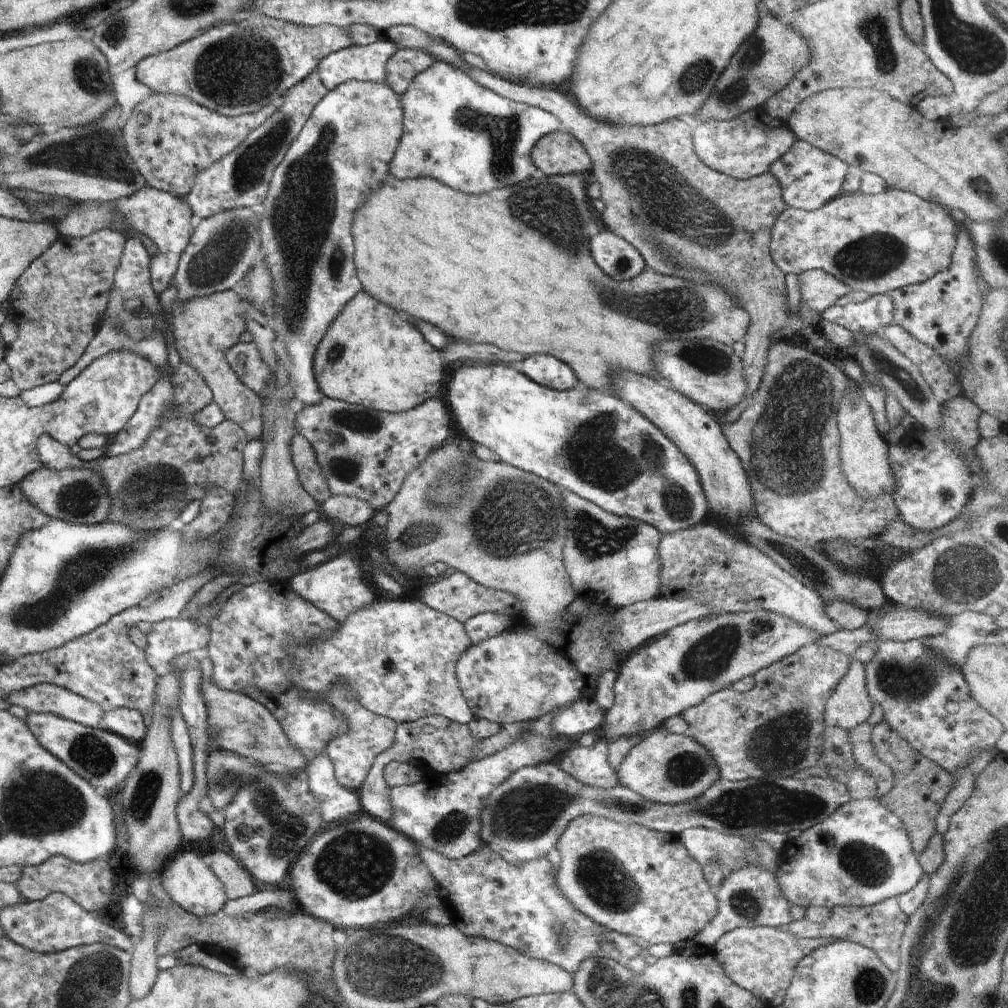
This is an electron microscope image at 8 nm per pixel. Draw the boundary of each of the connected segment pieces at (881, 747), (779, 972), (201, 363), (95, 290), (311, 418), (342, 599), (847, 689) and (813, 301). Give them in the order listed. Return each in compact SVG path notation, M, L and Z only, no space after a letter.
M884 721L873 725L871 739L878 758L894 773L893 787L878 801L905 824L912 848L919 855L937 832L937 814L953 787L955 778L944 767L914 750L905 738L900 737Z
M736 927L725 932L712 948L723 972L740 988L760 997L764 1002L777 1005L785 999L797 962L821 946L827 947L837 940L834 937L802 939L784 928Z
M233 288L216 291L208 296L191 298L181 303L174 299L171 306L171 328L174 344L182 361L195 367L205 383L210 387L213 401L219 406L229 421L240 425L250 439L256 439L259 433L259 417L264 414L263 398L250 390L226 360L226 353L239 340L240 334L247 330L245 302Z
M100 229L99 231L93 232L91 235L82 238L64 237L56 239L56 242L52 243L52 246L48 250L42 253L38 258L32 261L32 264L28 266L26 272L18 281L15 282L15 288L11 290L9 297L10 306L14 310L13 314L10 314L18 325L19 337L11 344L6 345L6 356L3 358L8 363L11 370L11 379L18 385L22 391L26 389L32 389L38 385L51 383L59 380L59 376L68 370L71 366L74 366L78 359L84 354L87 349L88 343L94 335L97 333L98 326L100 325L100 316L105 312L107 304L111 300L111 294L114 286L114 275L118 268L120 259L122 258L124 249L126 248L127 238L120 232L120 230L112 229Z
M324 397L315 405L302 407L295 418L297 433L308 440L315 450L321 475L328 483L330 492L333 495L365 500L375 513L384 510L392 502L408 473L412 472L432 449L444 444L448 438L448 424L450 416L438 398L431 398L428 402L416 406L414 410L387 413Z
M345 551L335 558L318 563L315 568L298 570L294 576L288 578L288 584L300 598L312 603L336 622L343 623L348 615L364 610L378 602L372 586L366 584L362 576L367 578L368 575L360 567L358 551Z
M856 658L836 691L828 697L825 706L826 724L847 731L868 720L872 706L873 702L866 690L864 663Z
M810 269L798 275L801 302L809 309L822 314L826 308L836 305L837 300L850 291L849 286L835 279L831 274L818 269Z

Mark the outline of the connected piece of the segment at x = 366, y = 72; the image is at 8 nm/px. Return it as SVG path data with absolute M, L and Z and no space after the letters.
M385 37L369 45L353 44L331 52L318 63L316 71L329 91L352 79L384 83L387 60L396 51L397 46Z

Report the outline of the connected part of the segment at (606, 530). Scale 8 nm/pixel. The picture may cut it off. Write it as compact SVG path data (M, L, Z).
M564 492L567 533L563 559L577 597L598 607L621 608L659 594L659 544L662 534L638 519L602 510L593 502Z

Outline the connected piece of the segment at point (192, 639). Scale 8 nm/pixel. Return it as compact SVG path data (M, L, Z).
M182 616L152 622L146 636L148 647L144 652L148 664L154 669L160 662L170 663L178 655L205 648L209 629Z

